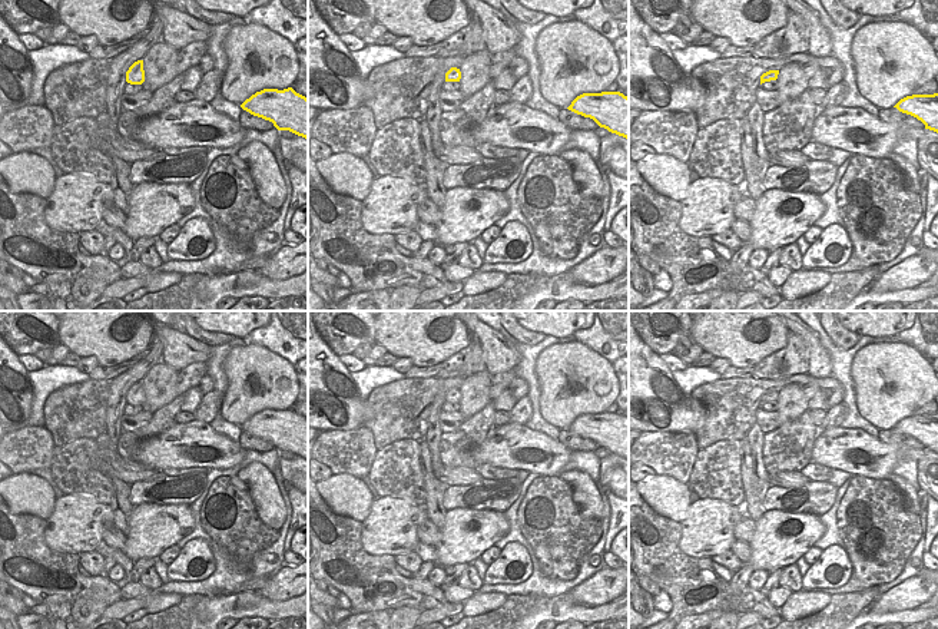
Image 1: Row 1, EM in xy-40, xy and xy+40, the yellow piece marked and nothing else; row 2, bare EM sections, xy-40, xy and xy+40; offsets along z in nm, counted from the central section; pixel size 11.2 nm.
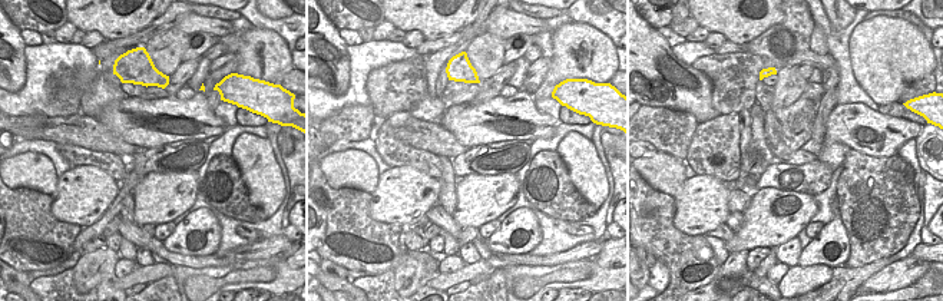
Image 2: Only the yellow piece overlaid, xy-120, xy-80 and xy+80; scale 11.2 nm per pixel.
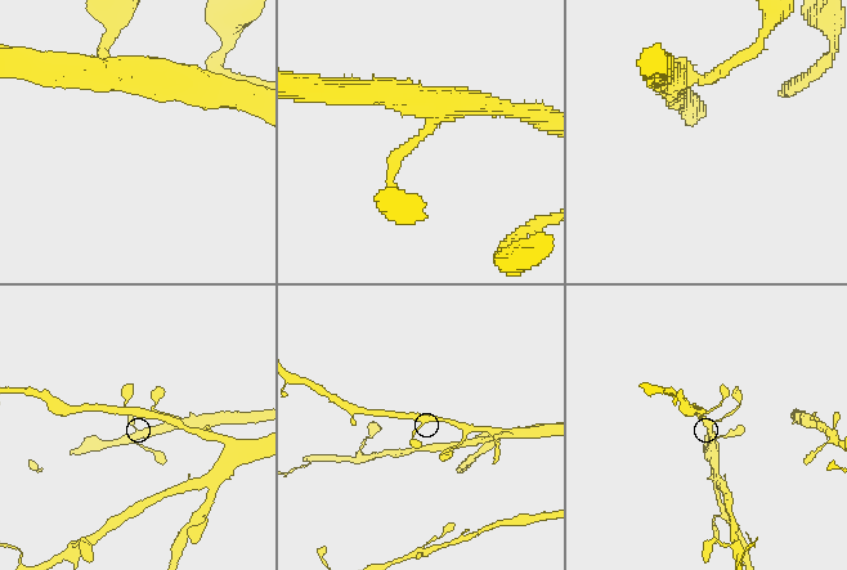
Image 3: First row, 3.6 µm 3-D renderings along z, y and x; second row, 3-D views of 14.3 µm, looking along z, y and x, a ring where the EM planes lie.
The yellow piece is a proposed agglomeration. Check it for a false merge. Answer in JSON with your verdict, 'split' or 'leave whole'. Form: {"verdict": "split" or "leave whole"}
{"verdict": "leave whole"}

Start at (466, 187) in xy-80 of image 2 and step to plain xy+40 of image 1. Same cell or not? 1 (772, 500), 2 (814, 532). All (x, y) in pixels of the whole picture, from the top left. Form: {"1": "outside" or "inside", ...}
{"1": "outside", "2": "inside"}

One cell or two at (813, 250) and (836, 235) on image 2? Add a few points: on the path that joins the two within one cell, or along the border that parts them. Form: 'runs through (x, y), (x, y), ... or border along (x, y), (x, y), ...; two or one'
runs through (819, 248), (830, 240); one

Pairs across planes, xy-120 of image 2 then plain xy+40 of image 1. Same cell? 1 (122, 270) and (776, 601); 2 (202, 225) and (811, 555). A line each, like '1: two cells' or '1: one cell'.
1: one cell
2: two cells

